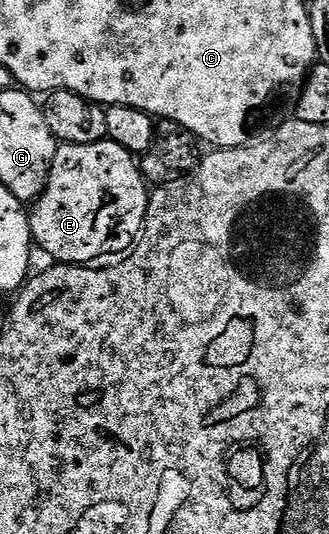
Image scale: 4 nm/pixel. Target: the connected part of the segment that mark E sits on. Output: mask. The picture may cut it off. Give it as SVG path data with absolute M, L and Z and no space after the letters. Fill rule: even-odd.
M109 137L101 139L99 143L92 145L72 145L71 143L63 143L54 152L54 160L50 162L50 174L46 176L46 187L37 199L33 200L32 210L29 212L30 234L33 242L38 243L51 255L51 260L57 261L62 265L90 265L98 259L102 254L114 255L110 257L118 257L123 253L129 252L133 248L137 238L142 234L142 226L146 220L146 210L150 204L150 191L148 184L142 177L142 168L136 162L135 156L131 155L120 145L116 145Z

